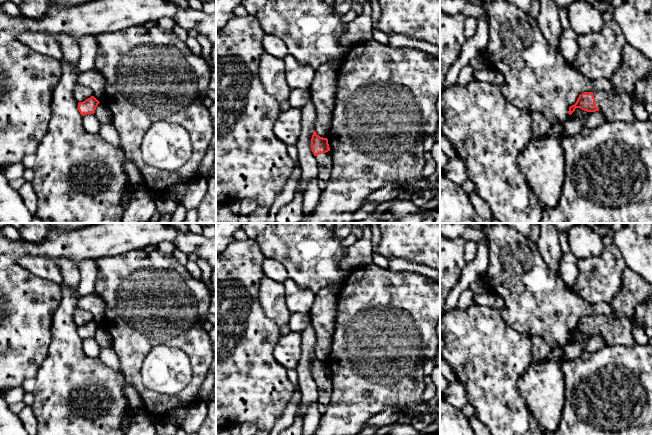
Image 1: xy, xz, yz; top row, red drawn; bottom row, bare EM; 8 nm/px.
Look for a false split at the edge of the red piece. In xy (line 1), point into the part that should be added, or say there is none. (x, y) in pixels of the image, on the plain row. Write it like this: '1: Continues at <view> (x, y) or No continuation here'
1: No continuation here

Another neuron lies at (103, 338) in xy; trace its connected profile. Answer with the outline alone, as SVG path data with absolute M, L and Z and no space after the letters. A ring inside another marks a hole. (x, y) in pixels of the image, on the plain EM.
M104 326L98 328L94 339L101 348L112 347L112 336Z

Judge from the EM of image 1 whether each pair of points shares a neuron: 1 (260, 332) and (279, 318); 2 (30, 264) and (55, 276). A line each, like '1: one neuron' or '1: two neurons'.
1: two neurons
2: one neuron

